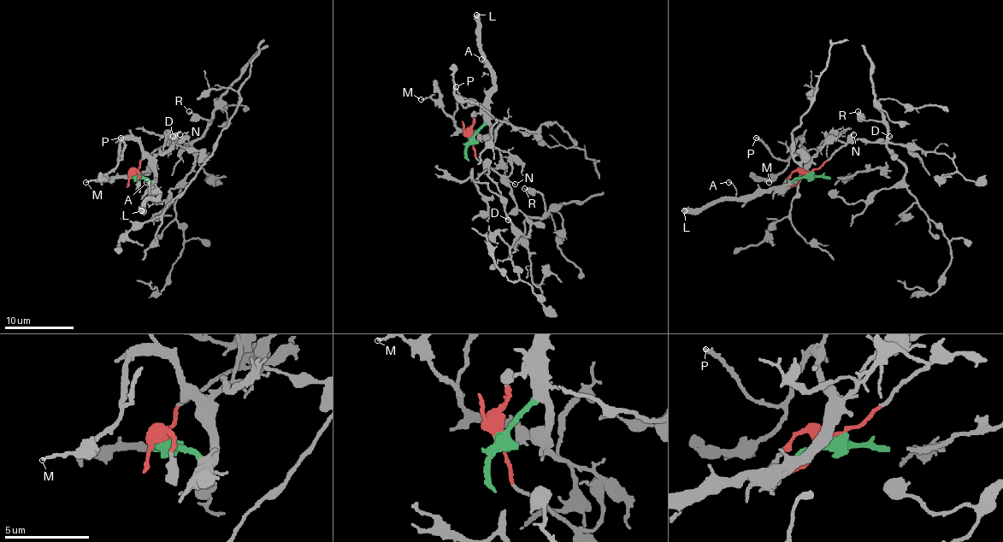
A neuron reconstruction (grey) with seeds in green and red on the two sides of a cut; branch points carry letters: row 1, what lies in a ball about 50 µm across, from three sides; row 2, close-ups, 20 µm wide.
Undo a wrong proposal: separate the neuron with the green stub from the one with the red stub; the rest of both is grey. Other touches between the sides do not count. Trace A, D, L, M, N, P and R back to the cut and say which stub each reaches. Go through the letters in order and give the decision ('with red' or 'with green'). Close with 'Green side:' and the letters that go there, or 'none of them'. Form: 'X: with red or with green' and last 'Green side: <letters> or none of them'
A: with green
D: with red
L: with green
M: with green
N: with red
P: with green
R: with red
Green side: A, L, M, P

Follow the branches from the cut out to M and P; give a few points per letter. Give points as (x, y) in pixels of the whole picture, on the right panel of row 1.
M: (809, 173), (793, 182), (802, 171), (805, 157), (799, 140), (788, 164), (769, 182)
P: (809, 173), (793, 182), (802, 171), (805, 157), (800, 140), (795, 144), (792, 154), (781, 159), (756, 137)

